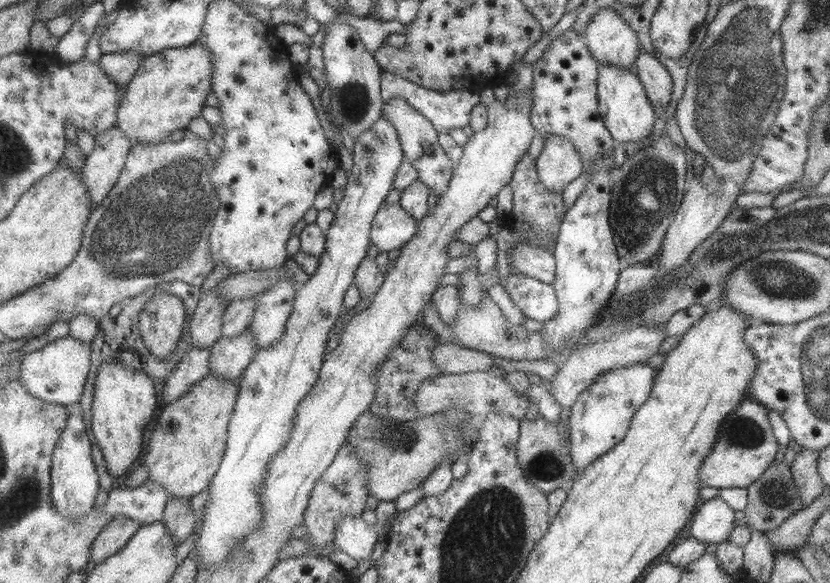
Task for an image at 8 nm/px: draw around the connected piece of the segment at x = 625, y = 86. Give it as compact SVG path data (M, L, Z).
M599 64L596 89L599 115L615 142L635 142L648 136L656 115L646 97L643 85L634 72Z

